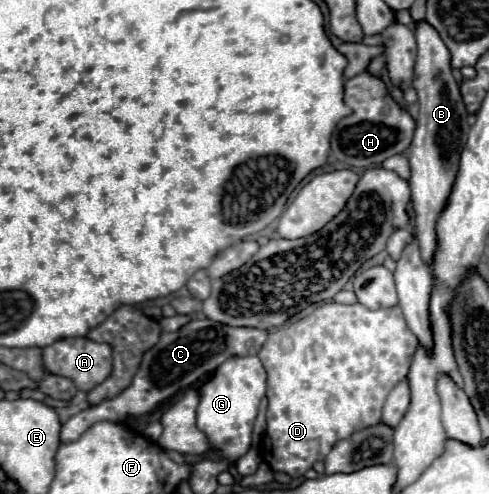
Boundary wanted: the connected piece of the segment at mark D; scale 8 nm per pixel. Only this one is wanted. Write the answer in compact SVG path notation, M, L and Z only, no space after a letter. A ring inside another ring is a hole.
M325 303L321 307L317 307L311 315L307 315L305 319L299 319L287 327L281 327L281 329L275 329L275 331L269 331L269 337L265 341L265 345L261 347L261 351L243 351L247 355L235 356L235 357L259 357L265 371L267 371L267 399L269 399L269 407L267 407L267 435L265 435L265 445L263 445L263 459L271 465L273 471L283 471L291 477L303 477L307 469L313 467L315 461L323 461L327 457L327 453L331 451L331 447L341 441L341 439L347 439L349 435L357 433L357 431L363 431L365 427L371 427L371 425L377 425L381 421L381 409L383 409L383 403L389 395L389 391L409 373L409 365L411 365L411 357L413 353L417 351L419 347L419 341L417 337L409 331L407 323L405 323L405 317L403 317L403 311L401 307L391 307L391 309L377 309L377 311L371 311L367 309L365 305L361 303L353 303L353 305L341 305L341 303Z

